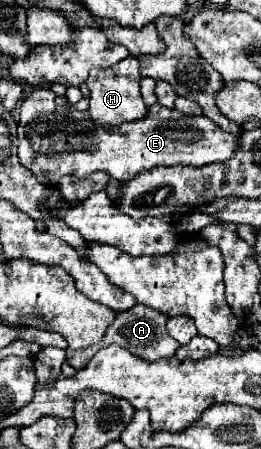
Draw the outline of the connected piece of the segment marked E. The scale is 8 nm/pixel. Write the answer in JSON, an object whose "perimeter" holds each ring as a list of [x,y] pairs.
{"perimeter":[[[37,88],[31,92],[23,104],[21,104],[21,120],[19,120],[19,160],[21,164],[35,174],[35,178],[41,184],[55,186],[55,182],[61,176],[77,176],[77,178],[87,178],[89,174],[103,170],[111,178],[119,182],[127,182],[133,176],[137,176],[141,170],[149,170],[155,166],[175,166],[175,164],[185,164],[185,166],[207,166],[215,162],[225,162],[233,158],[237,146],[241,144],[241,134],[227,134],[223,132],[215,122],[211,122],[205,116],[185,116],[177,110],[169,110],[161,106],[159,102],[151,106],[151,112],[147,118],[137,120],[137,122],[125,122],[121,126],[97,126],[91,122],[87,112],[71,110],[71,108],[61,108],[55,104],[55,94],[49,88]]]}

